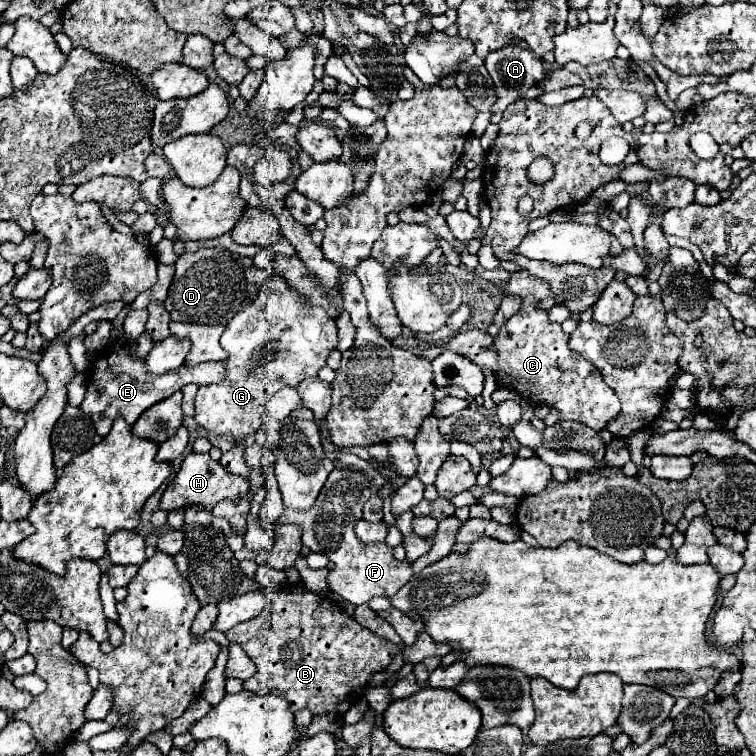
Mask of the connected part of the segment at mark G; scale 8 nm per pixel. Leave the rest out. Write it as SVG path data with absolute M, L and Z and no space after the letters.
M273 274L261 286L255 302L227 324L221 346L229 352L227 374L219 384L199 386L193 418L209 432L241 438L259 430L271 396L285 386L297 388L301 380L317 376L331 350L337 348L337 324L323 308L299 304L297 290Z

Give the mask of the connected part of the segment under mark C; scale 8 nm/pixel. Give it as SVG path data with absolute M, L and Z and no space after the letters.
M523 298L519 312L499 328L493 346L499 354L495 368L499 388L515 388L527 404L555 408L559 422L575 420L601 432L621 412L621 402L603 382L601 372L569 348L569 336L561 330L561 324L549 320L549 310L539 308L537 298Z

